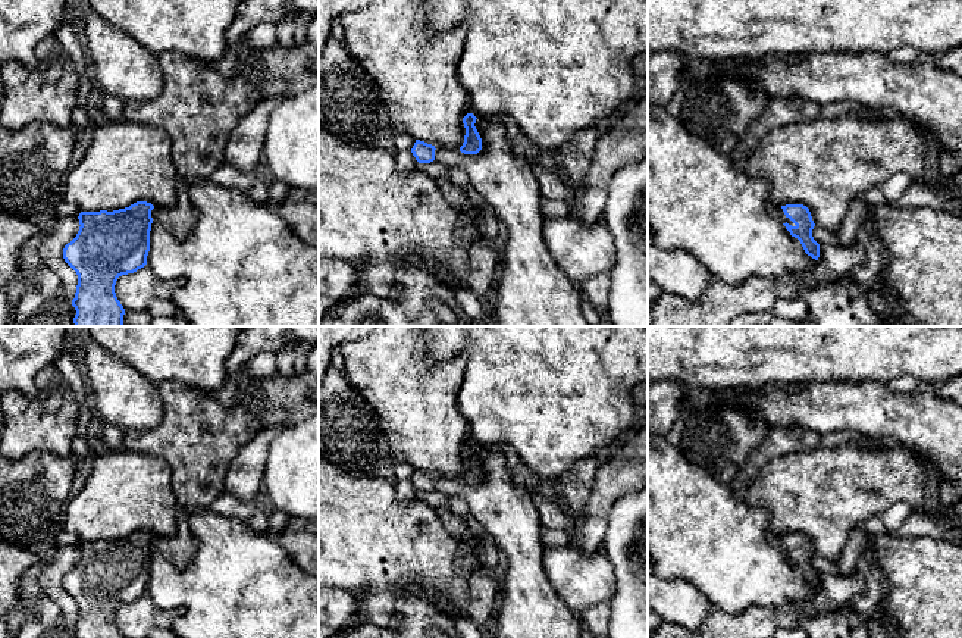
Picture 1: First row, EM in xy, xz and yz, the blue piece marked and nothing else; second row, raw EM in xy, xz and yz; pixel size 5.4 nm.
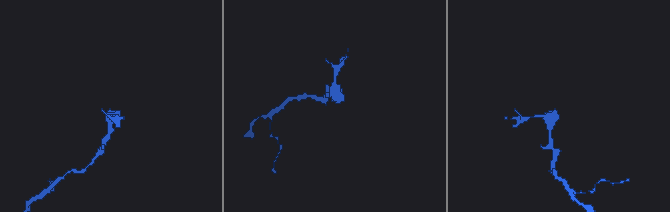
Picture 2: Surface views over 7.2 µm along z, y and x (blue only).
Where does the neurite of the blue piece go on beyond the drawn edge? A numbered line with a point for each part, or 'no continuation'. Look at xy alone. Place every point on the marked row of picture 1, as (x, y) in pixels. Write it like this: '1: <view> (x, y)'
1: xy (178, 219)

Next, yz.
1: yz (774, 210)

